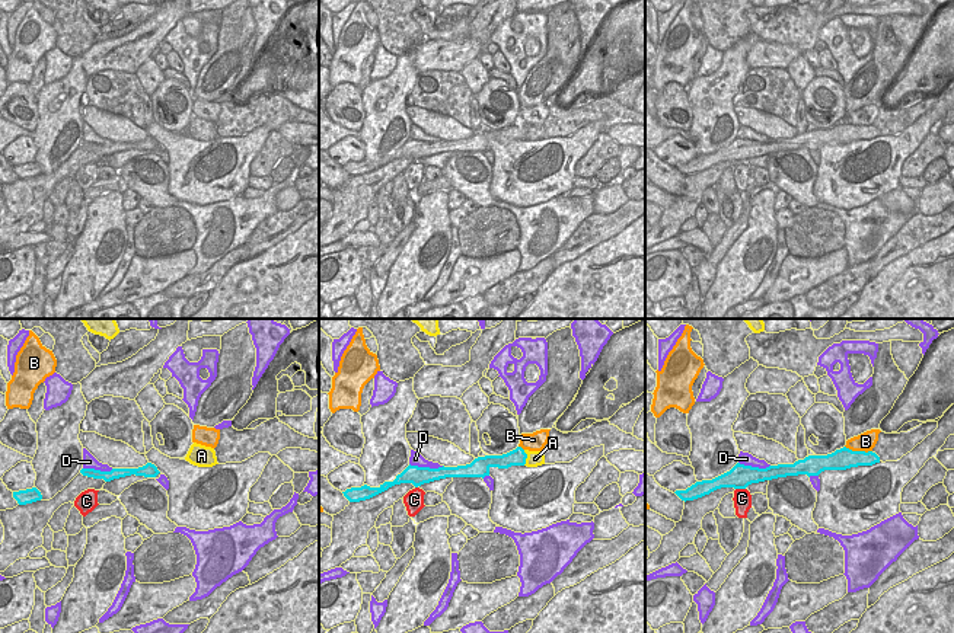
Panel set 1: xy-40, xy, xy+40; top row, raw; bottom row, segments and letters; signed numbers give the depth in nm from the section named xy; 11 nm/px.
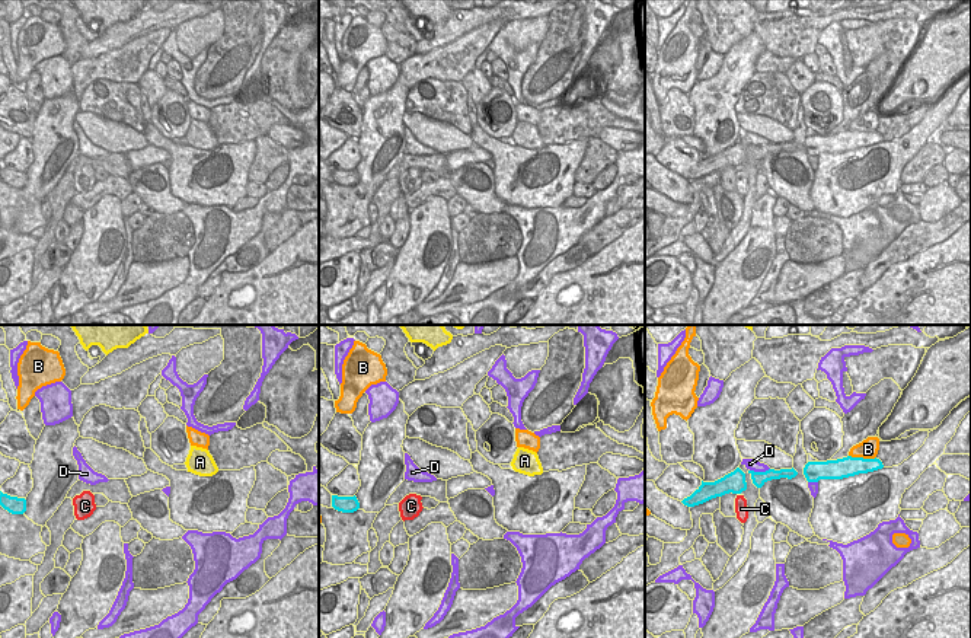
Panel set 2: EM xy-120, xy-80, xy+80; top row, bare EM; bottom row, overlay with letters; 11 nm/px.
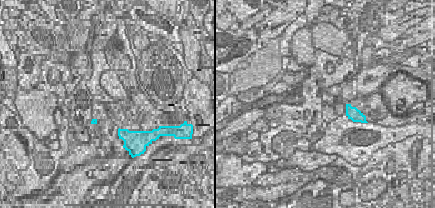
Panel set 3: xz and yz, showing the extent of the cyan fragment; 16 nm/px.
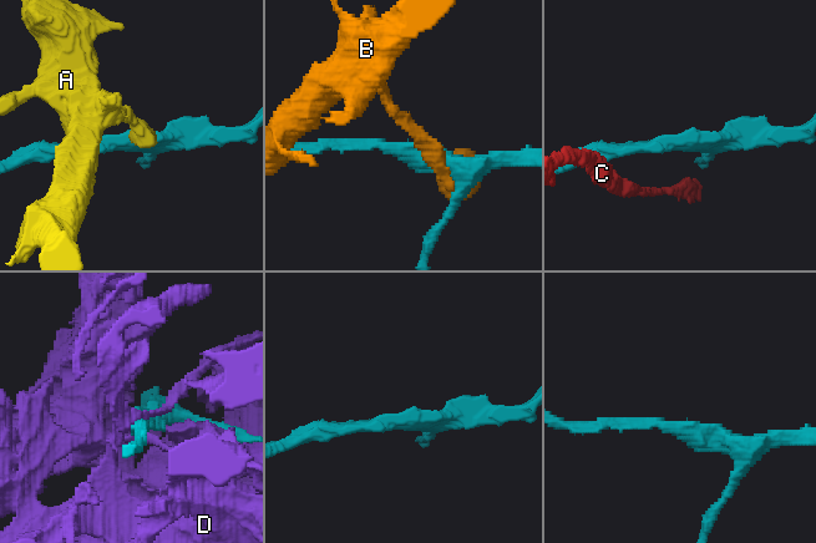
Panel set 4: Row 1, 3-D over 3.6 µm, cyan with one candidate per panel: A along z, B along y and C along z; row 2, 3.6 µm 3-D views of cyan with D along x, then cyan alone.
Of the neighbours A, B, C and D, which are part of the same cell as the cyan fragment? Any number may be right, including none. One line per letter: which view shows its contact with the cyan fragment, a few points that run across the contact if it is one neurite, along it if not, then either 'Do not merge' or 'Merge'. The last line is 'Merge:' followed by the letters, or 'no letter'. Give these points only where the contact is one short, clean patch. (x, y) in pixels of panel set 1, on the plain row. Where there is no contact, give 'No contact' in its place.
A: Touches cyan in xy. Line: xy (523, 124), (526, 128), (525, 138). Do not merge
B: Touches cyan in xy+40. Do not merge
C: Touches cyan in xy+40. Do not merge
D: Touches cyan in xy. Do not merge
Merge: no letter.

